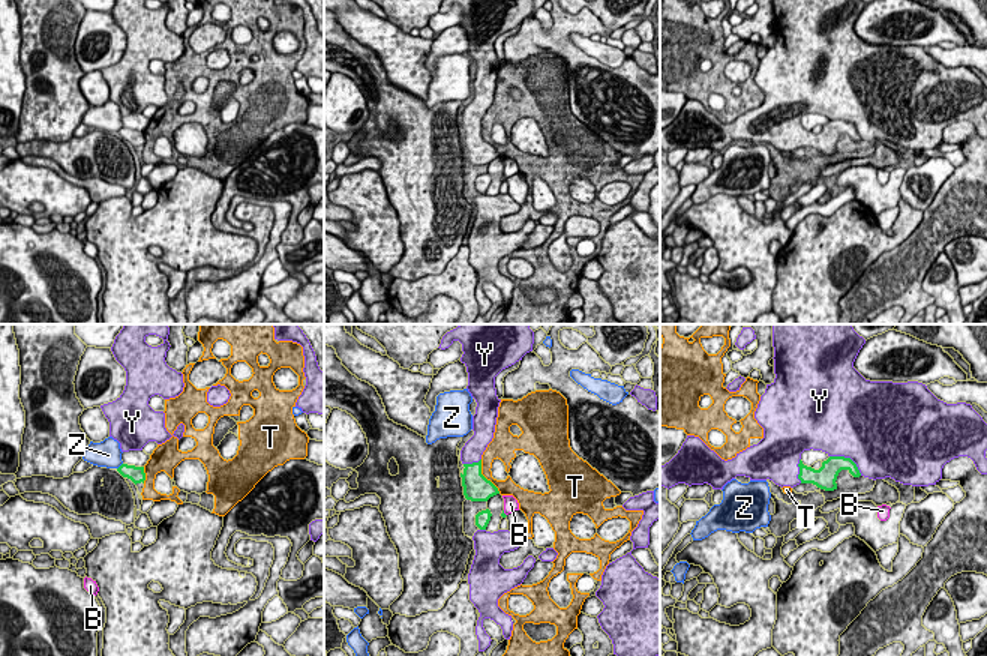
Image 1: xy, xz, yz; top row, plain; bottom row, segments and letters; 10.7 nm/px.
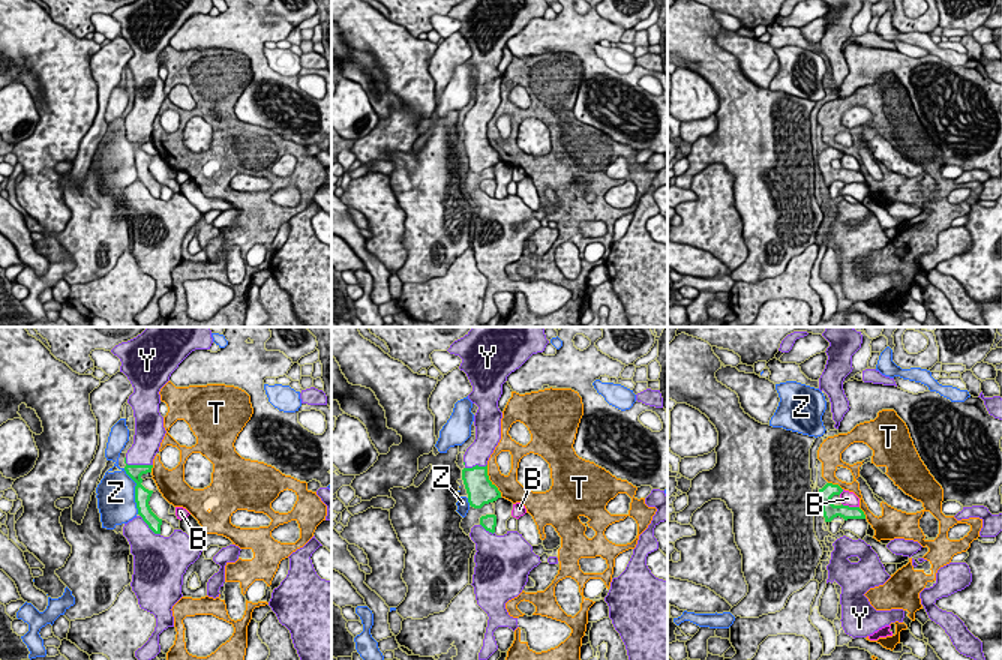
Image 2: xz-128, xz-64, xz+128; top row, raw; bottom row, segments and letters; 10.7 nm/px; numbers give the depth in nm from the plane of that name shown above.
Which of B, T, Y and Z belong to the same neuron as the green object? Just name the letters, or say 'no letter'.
Y

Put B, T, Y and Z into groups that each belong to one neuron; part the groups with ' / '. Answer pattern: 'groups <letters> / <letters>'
groups B / T / Y / Z

